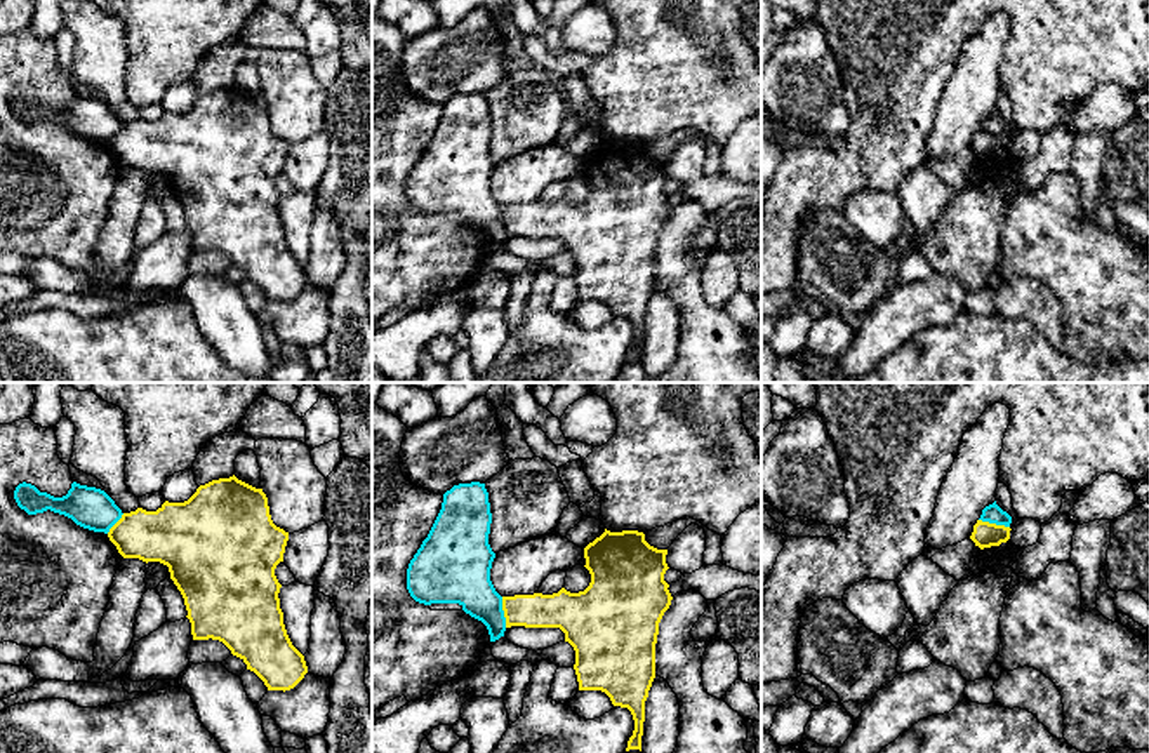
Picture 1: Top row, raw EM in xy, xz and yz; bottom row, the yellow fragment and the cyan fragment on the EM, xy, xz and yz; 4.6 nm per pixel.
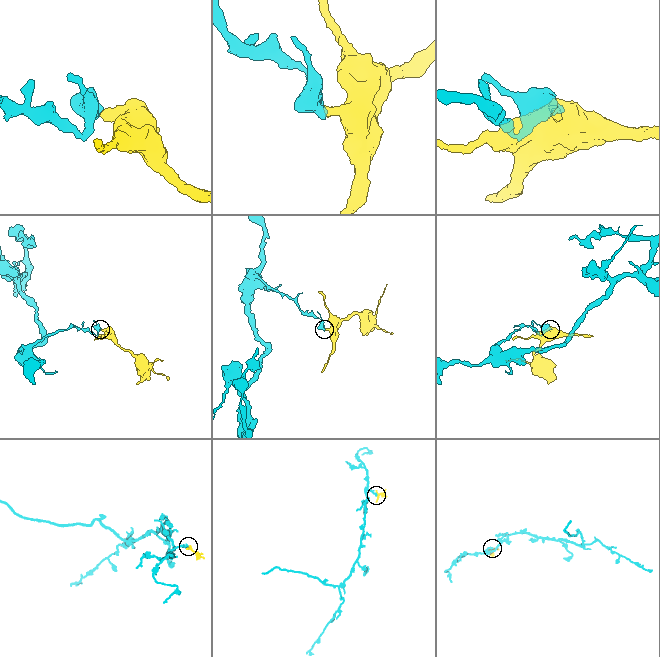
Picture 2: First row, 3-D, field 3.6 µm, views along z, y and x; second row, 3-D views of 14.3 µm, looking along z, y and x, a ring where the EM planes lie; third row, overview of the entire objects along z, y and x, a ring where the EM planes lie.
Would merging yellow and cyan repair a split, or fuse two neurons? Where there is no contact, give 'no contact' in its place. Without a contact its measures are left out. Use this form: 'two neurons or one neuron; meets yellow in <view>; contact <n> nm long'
two neurons; meets yellow in xz; contact 150 nm long

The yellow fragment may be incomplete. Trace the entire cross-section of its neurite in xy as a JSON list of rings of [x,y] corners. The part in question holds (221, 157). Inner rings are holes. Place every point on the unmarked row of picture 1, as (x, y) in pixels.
[[[235,85],[200,96],[184,113],[165,111],[156,122],[137,118],[110,139],[110,151],[123,169],[160,172],[181,202],[193,250],[219,250],[268,301],[290,301],[308,283],[304,266],[292,256],[280,219],[275,179],[283,172],[289,143],[276,137],[268,108]]]

